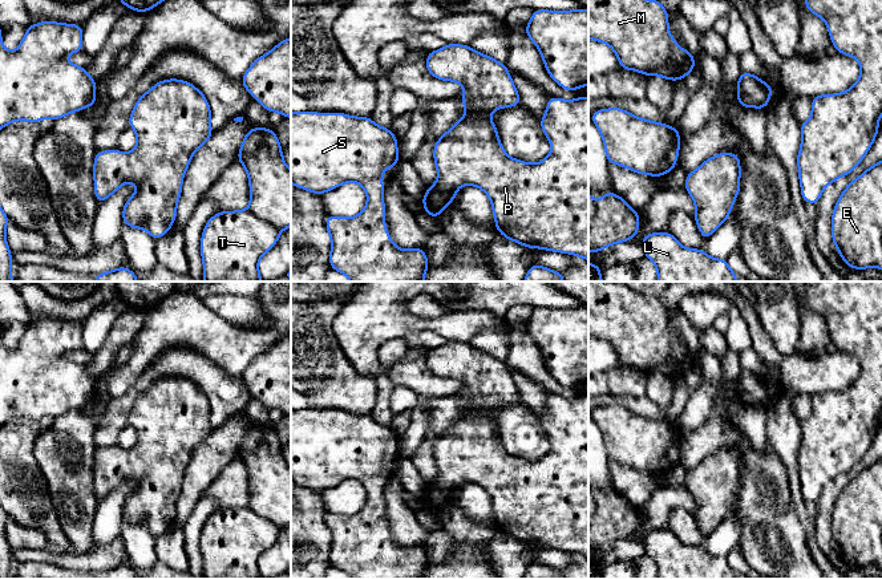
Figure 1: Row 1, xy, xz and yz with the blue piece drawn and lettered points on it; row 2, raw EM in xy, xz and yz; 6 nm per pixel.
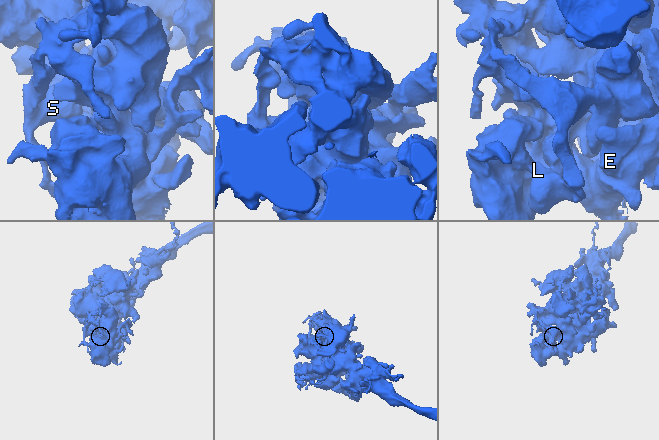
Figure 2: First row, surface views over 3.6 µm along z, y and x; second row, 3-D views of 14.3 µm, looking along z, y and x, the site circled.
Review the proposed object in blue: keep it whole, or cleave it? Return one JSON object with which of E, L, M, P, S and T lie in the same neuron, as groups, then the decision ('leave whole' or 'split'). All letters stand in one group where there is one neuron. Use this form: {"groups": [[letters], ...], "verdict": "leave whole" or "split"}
{"groups": [["E", "L", "M", "P", "S", "T"]], "verdict": "leave whole"}

